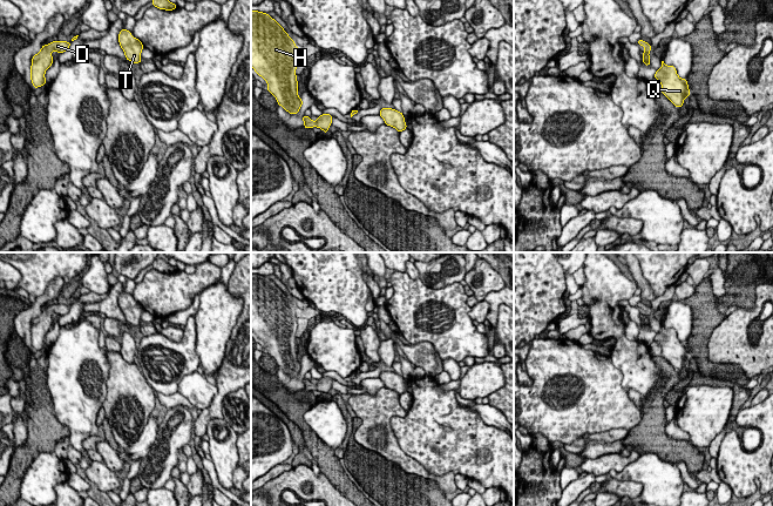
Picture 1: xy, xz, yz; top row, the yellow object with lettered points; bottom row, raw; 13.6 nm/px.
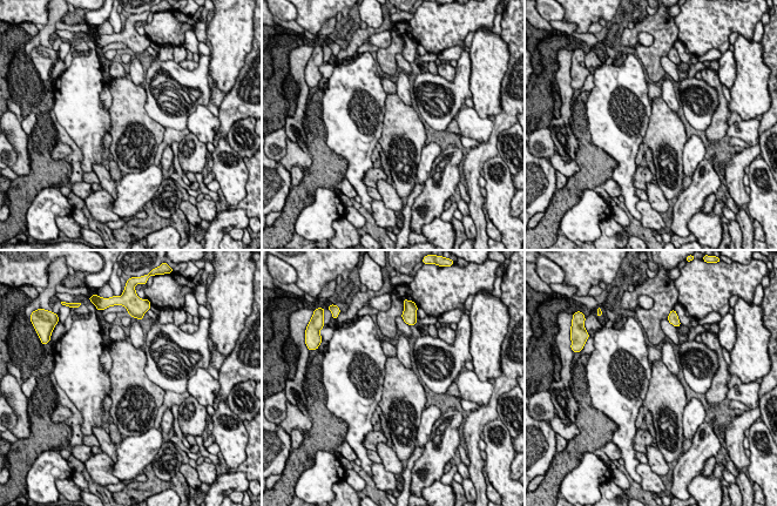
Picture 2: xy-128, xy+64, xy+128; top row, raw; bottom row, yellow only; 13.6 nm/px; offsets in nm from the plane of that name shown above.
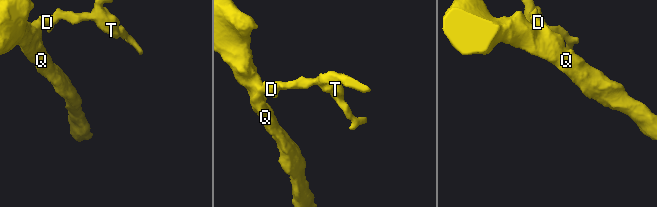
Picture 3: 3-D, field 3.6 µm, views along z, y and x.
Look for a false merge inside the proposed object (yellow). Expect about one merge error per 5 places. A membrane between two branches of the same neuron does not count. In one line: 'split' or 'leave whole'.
leave whole

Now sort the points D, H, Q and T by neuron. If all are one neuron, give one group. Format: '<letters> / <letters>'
D H Q T

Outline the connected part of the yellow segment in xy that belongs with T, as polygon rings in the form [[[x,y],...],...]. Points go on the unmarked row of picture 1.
[[[123,291],[118,296],[118,305],[127,323],[131,324],[133,326],[140,326],[142,324],[141,315],[144,310],[138,302],[131,299],[129,294]]]

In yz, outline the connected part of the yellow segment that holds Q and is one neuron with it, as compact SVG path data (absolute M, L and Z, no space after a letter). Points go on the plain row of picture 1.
M662 324L662 331L656 335L653 342L660 344L662 357L678 371L684 367L684 362L691 357L687 343L680 342L676 330L672 328L666 329L664 324Z

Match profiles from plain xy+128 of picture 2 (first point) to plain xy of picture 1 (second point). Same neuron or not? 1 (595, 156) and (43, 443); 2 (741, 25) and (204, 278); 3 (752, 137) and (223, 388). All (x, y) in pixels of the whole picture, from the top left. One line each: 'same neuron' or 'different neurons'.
1: same neuron
2: same neuron
3: different neurons

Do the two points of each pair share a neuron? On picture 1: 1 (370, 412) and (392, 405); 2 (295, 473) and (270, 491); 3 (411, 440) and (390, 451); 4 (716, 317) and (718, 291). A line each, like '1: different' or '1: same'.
1: same
2: same
3: different
4: different

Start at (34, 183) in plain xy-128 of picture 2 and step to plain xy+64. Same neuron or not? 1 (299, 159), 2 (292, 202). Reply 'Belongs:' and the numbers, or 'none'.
Belongs: 2

